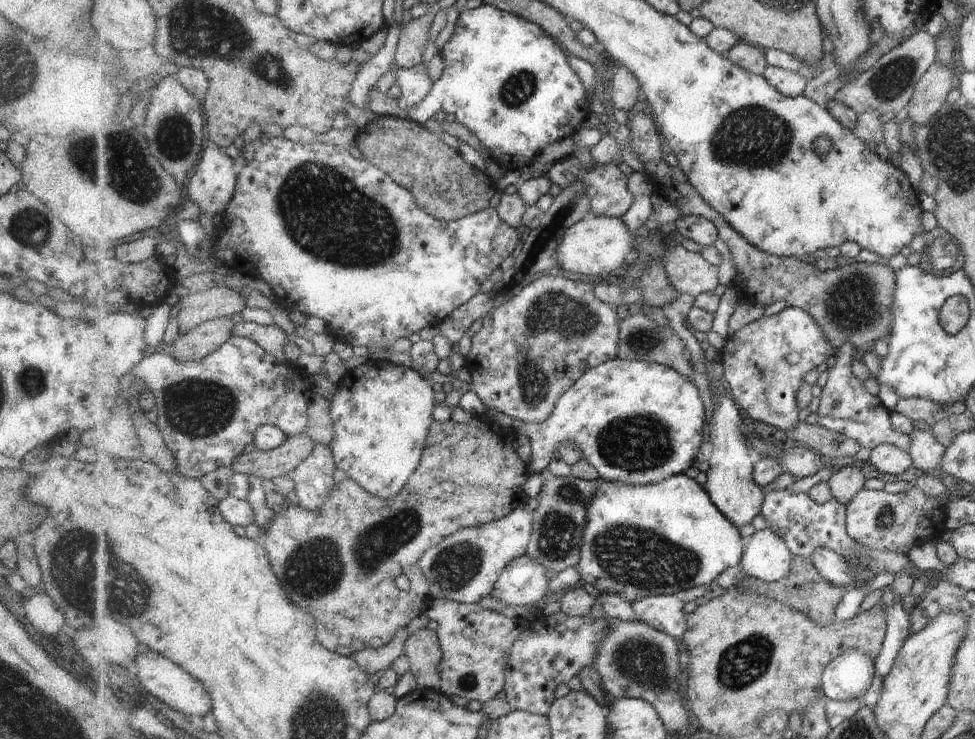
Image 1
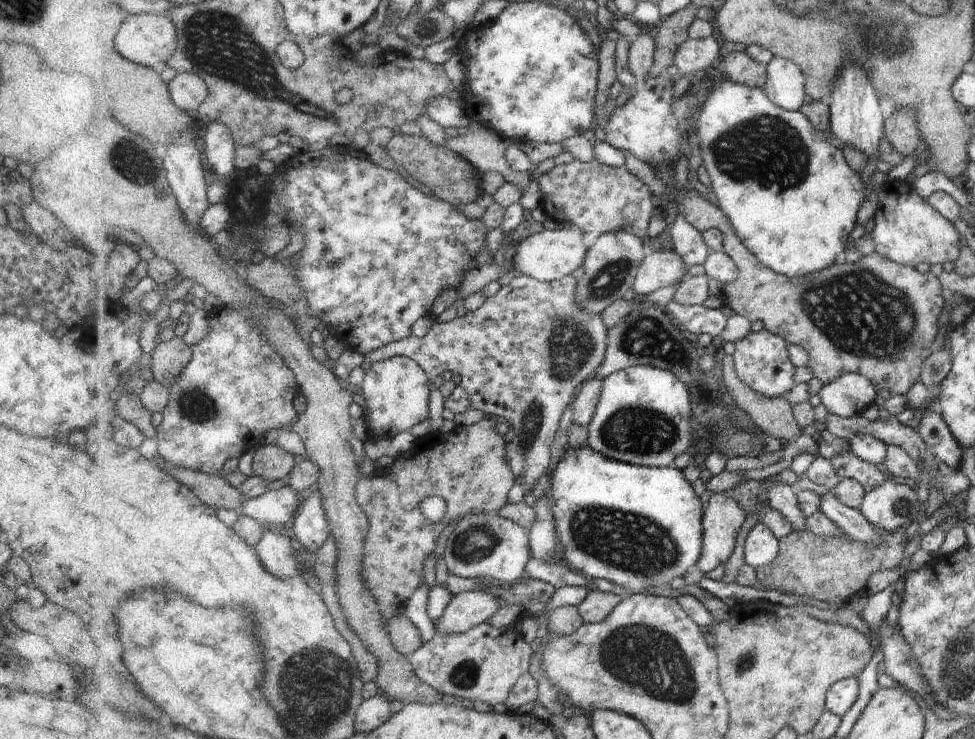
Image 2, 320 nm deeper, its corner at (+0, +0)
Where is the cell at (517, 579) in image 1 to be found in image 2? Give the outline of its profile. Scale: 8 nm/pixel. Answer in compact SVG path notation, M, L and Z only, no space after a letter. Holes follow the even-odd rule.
M484 591L462 592L452 596L434 629L449 635L467 633L492 618L500 603Z

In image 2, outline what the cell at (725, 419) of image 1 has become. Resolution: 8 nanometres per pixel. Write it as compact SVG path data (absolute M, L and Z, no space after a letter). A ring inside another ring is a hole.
M713 493L704 512L703 554L695 569L707 574L719 564L727 563L735 550L735 540L747 520L747 514L731 496Z

